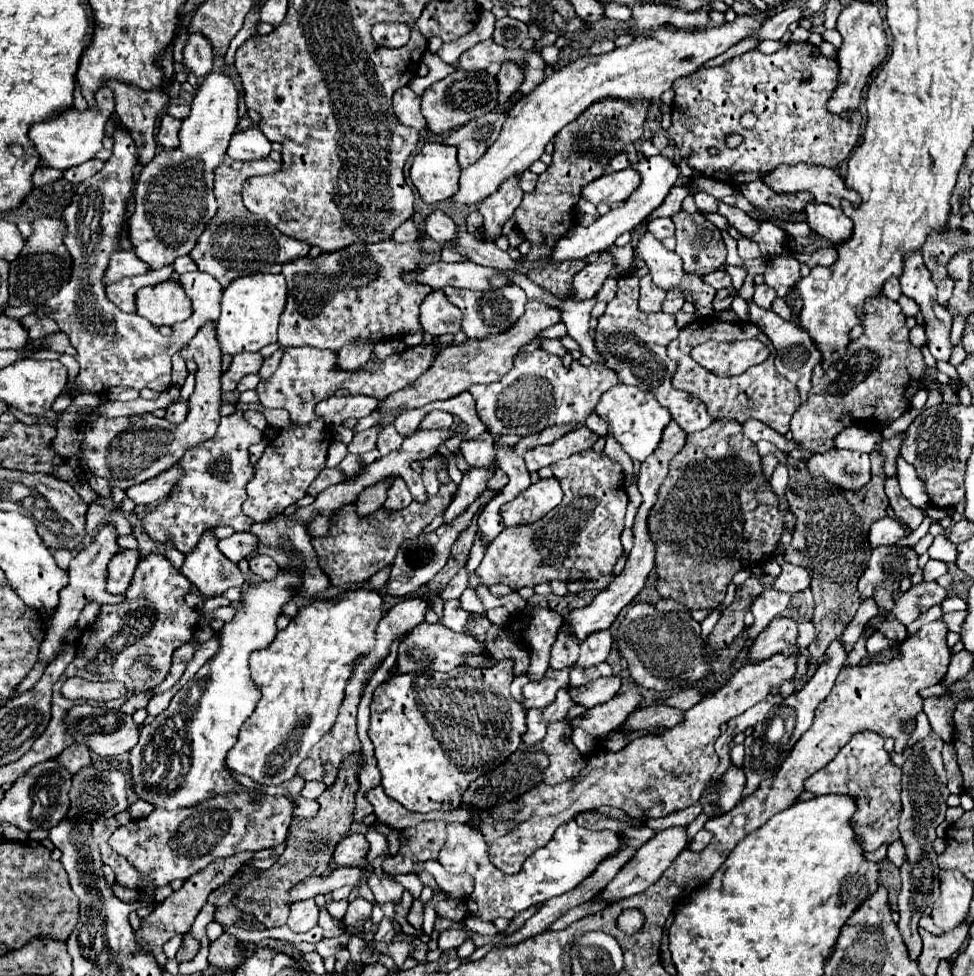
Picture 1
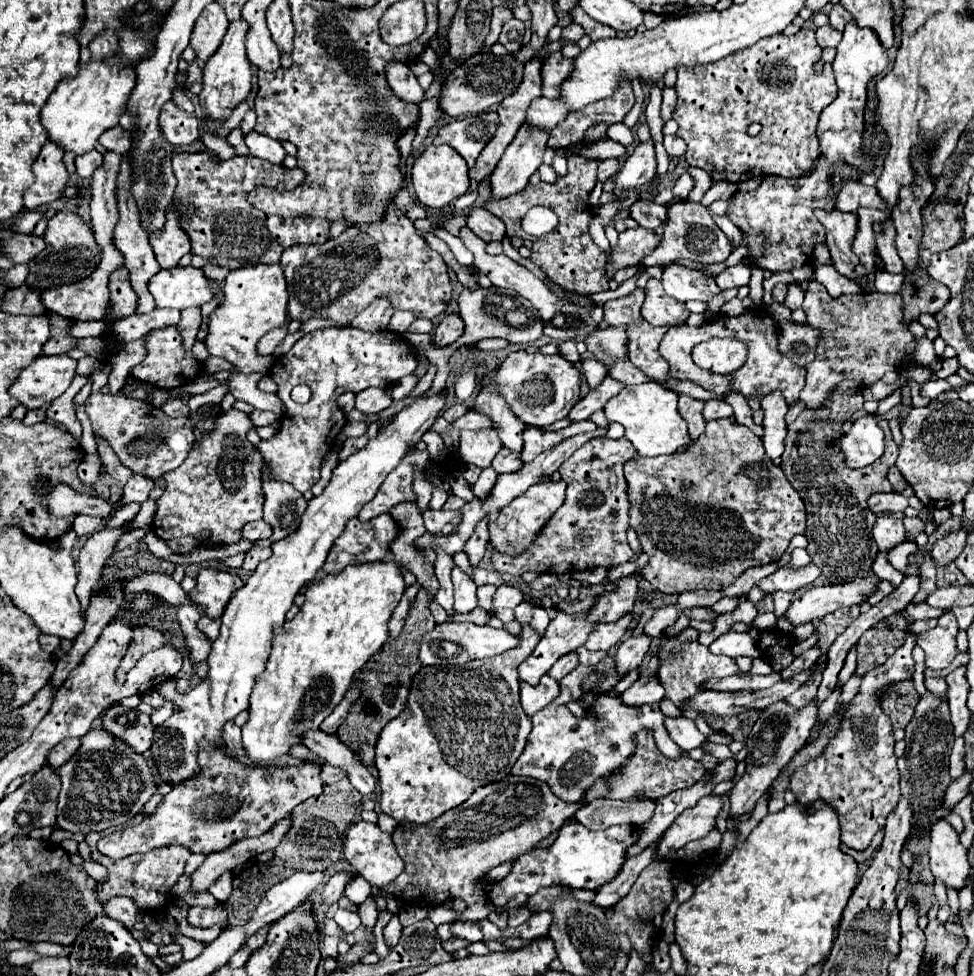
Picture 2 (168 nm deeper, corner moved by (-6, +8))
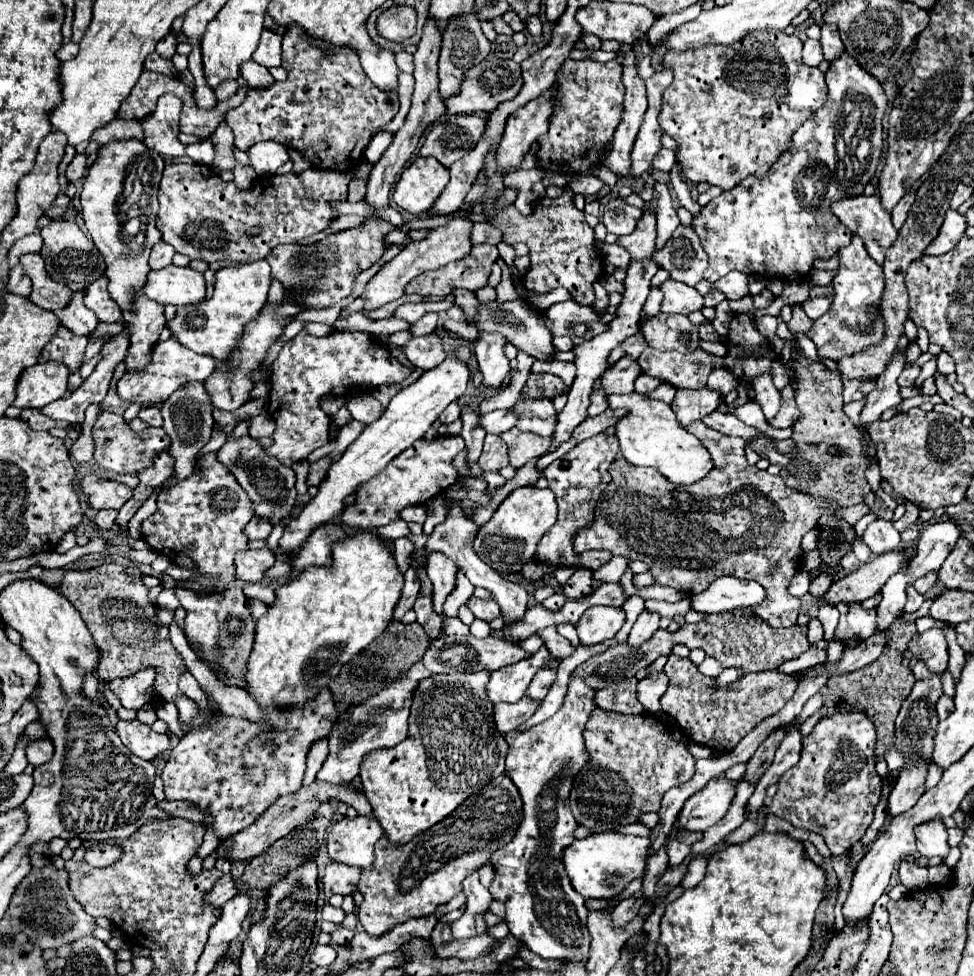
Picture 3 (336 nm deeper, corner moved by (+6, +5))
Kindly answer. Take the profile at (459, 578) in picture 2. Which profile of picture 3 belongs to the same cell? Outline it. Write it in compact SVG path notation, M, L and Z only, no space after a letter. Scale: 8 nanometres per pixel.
M430 553L426 571L428 571L428 577L430 577L432 585L434 585L432 605L434 605L434 611L440 615L440 613L442 613L444 599L448 597L448 593L450 593L452 587L454 587L458 567L456 567L456 563L454 563L450 557L446 557L444 553Z

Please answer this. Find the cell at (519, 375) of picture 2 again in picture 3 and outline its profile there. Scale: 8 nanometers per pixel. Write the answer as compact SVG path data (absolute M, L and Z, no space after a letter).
M518 399L514 405L518 413L518 427L522 431L536 433L540 437L552 437L558 413L552 405L552 399Z

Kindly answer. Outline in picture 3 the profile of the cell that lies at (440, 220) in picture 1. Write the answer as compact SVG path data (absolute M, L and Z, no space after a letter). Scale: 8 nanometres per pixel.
M574 301L554 303L544 311L544 323L552 331L552 335L568 335L576 339L576 333L572 331L574 325L582 323L586 325L586 341L600 335L600 331L606 331L608 325L600 321L600 315L592 307L582 307Z

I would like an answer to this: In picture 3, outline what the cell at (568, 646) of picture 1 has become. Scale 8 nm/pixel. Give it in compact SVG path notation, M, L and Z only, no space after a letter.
M540 669L534 675L532 683L528 685L526 697L534 699L534 701L542 701L546 697L546 693L548 693L548 689L550 689L550 685L552 685L554 679L556 679L556 671L554 669Z

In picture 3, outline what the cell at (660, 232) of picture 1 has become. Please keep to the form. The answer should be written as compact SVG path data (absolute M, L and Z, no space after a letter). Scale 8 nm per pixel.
M612 199L604 207L602 223L606 225L608 233L614 233L616 237L622 237L622 235L628 235L628 233L634 231L640 217L642 217L642 209L626 205L622 199Z

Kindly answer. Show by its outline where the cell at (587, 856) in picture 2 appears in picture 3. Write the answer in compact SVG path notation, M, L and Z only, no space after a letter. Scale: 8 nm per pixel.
M598 833L584 839L576 839L564 849L564 865L572 885L584 899L612 899L618 897L634 879L644 879L646 859L650 855L652 841L646 837L632 837L622 833Z

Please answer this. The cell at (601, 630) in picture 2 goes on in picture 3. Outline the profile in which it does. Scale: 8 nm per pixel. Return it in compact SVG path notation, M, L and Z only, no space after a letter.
M590 607L580 617L576 629L584 645L596 645L606 639L612 639L624 625L626 615L616 607Z

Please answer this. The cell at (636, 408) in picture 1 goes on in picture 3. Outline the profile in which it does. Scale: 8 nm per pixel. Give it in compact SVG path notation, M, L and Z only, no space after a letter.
M634 391L628 395L608 395L608 403L610 403L610 409L628 411L628 415L624 415L616 423L616 437L620 441L622 455L632 465L654 467L672 485L692 485L704 479L714 467L708 449L700 443L700 439L696 439L692 433L680 427L674 411L664 401L654 401Z

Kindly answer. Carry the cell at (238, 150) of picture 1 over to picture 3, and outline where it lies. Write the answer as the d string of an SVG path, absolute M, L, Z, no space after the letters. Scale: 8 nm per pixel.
M260 141L248 149L250 163L258 175L272 175L280 165L284 165L290 155L288 149L276 141Z

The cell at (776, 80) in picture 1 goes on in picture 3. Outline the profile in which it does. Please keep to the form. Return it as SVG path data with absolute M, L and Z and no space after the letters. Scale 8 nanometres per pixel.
M752 31L752 35L744 35L744 39L740 39L740 43L732 43L732 47L698 47L696 51L668 51L664 55L664 65L666 63L674 71L674 81L664 91L664 97L662 97L660 127L664 133L668 133L678 143L678 147L680 147L678 163L680 163L686 179L692 183L706 181L720 189L732 189L732 187L736 187L736 183L740 183L748 175L756 175L756 177L768 175L770 167L778 161L780 153L784 153L790 147L790 137L796 131L796 127L800 127L808 119L808 115L812 115L820 107L820 103L826 101L826 95L828 95L826 83L824 83L824 73L816 67L804 65L802 41L796 35L786 35L784 31Z

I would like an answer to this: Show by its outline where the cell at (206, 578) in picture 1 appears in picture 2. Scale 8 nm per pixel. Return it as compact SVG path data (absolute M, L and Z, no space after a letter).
M202 568L196 578L196 588L190 592L190 598L204 608L210 618L218 618L224 612L226 602L230 600L232 592L242 588L244 582L234 570L220 570L220 568Z

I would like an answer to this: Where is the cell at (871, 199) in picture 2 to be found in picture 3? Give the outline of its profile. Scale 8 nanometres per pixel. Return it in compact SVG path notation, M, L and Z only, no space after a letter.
M878 195L852 197L832 203L834 215L842 225L850 229L852 235L858 235L864 241L868 255L882 265L888 247L896 241L896 229L892 225L892 217L884 211Z

